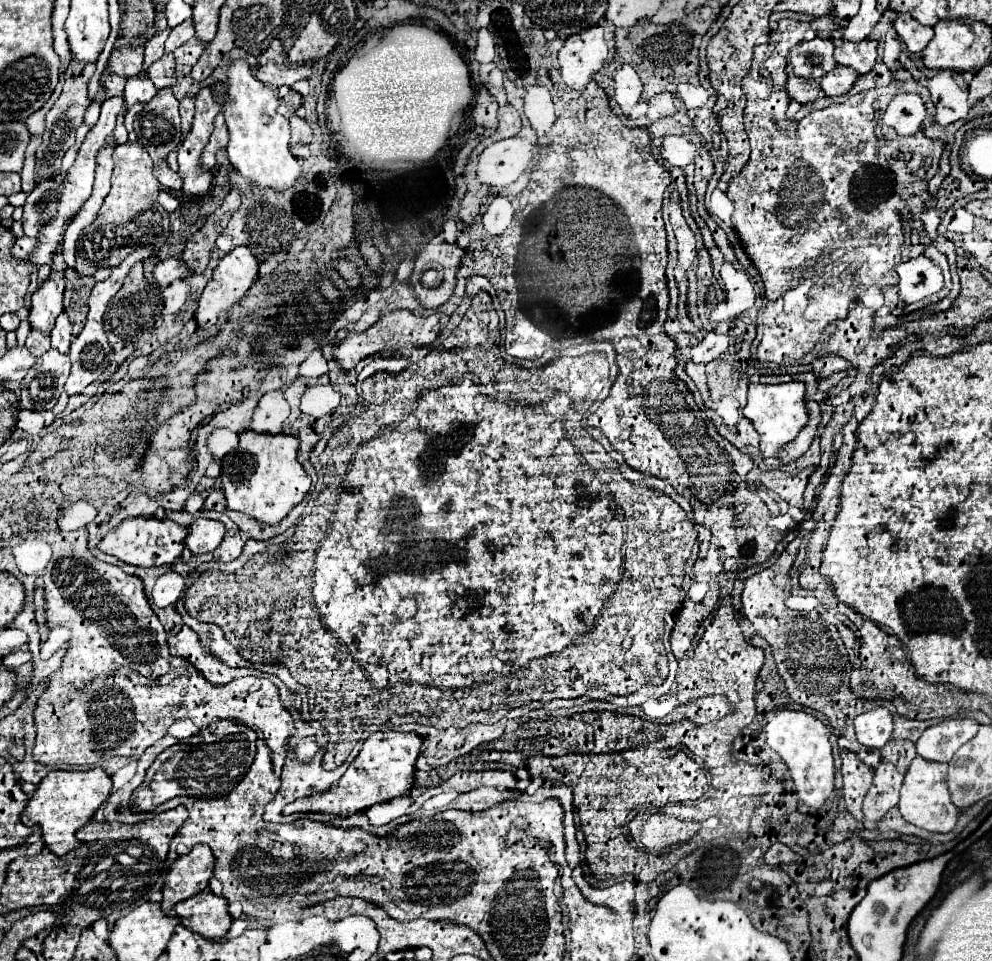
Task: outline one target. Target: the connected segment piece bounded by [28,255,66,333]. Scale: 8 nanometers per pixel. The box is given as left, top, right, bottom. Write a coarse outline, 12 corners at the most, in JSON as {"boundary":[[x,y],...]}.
{"boundary":[[56,255],[50,279],[34,291],[32,331],[50,333],[64,311],[62,255]]}

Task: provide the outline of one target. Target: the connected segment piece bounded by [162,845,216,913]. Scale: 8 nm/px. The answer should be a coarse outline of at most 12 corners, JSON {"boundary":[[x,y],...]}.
{"boundary":[[208,845],[180,855],[166,875],[162,911],[204,891],[214,873]]}

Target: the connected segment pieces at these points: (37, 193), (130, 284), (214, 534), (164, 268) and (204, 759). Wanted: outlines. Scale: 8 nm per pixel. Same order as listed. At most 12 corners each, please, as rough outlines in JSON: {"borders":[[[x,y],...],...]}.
{"borders":[[[40,181],[22,215],[27,236],[37,238],[54,219],[64,181]],[[136,263],[104,313],[110,343],[138,347],[160,321],[162,295]],[[196,519],[184,543],[194,555],[214,551],[226,535],[220,521]],[[164,259],[152,271],[164,289],[176,279],[188,277],[180,259]],[[218,721],[164,749],[132,793],[136,811],[228,795],[256,733]]]}

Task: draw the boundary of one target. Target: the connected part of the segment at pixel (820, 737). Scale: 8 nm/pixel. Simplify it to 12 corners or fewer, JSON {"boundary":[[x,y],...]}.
{"boundary":[[778,709],[764,727],[800,801],[822,807],[834,789],[828,727]]}

